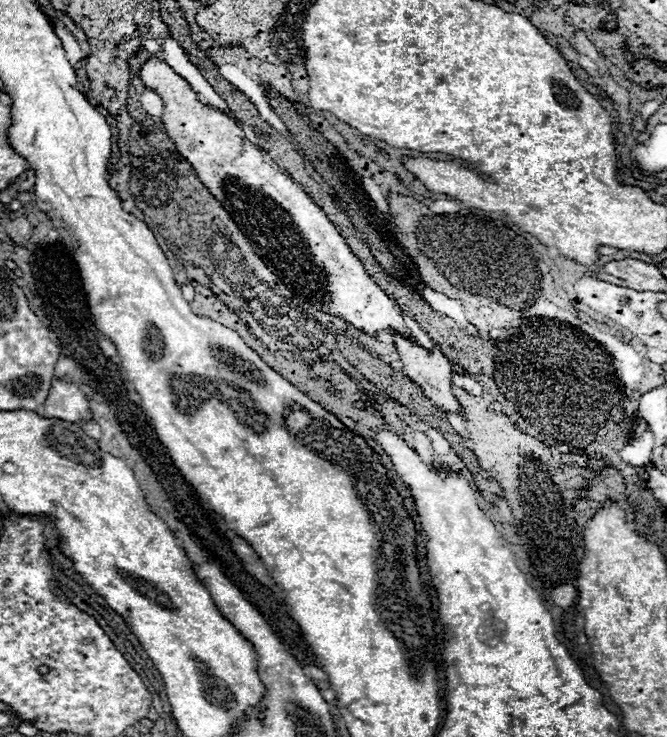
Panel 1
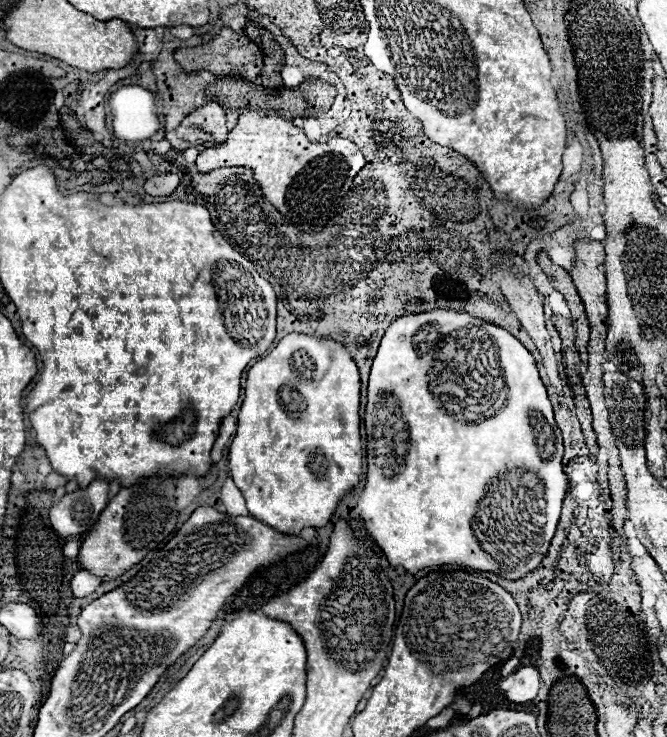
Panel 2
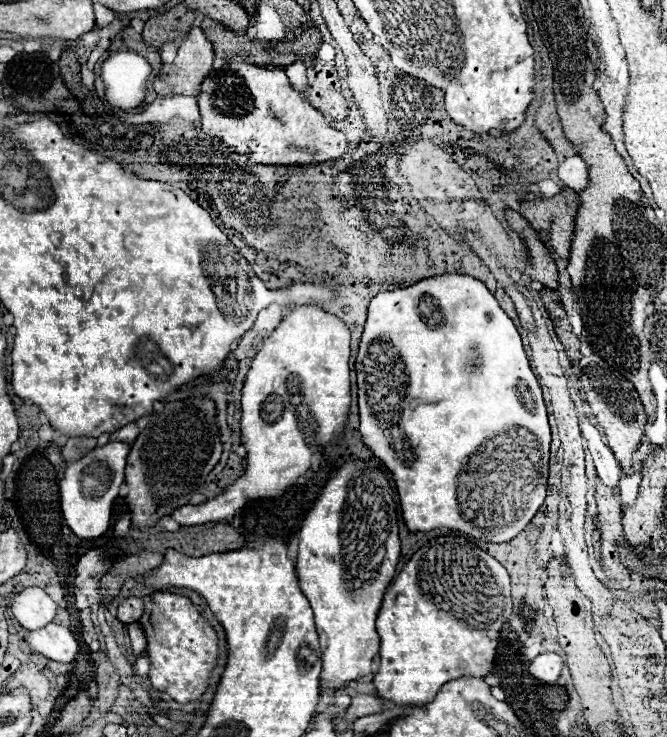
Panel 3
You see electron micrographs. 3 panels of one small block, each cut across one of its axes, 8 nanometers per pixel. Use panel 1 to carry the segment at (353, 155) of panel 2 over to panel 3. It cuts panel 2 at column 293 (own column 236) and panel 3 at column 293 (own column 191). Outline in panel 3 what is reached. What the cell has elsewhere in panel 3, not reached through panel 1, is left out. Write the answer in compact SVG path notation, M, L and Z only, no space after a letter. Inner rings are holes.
M232 58L230 62L224 64L222 70L212 70L206 78L204 78L204 84L200 86L200 94L196 96L198 100L198 110L200 110L200 116L202 116L202 130L210 136L216 136L220 138L228 148L232 148L234 152L238 154L250 154L250 160L256 162L256 164L310 164L310 162L326 162L326 160L336 160L340 158L346 148L348 148L348 142L346 142L346 136L334 128L330 128L322 114L318 110L314 110L310 104L306 104L306 100L302 100L302 94L298 90L294 90L290 86L290 80L286 76L286 72L278 66L256 66L256 64L248 64L248 62L238 62L236 58Z

